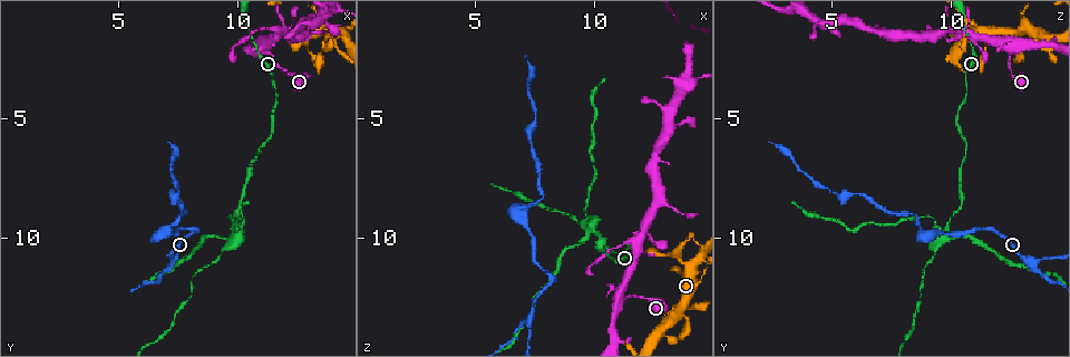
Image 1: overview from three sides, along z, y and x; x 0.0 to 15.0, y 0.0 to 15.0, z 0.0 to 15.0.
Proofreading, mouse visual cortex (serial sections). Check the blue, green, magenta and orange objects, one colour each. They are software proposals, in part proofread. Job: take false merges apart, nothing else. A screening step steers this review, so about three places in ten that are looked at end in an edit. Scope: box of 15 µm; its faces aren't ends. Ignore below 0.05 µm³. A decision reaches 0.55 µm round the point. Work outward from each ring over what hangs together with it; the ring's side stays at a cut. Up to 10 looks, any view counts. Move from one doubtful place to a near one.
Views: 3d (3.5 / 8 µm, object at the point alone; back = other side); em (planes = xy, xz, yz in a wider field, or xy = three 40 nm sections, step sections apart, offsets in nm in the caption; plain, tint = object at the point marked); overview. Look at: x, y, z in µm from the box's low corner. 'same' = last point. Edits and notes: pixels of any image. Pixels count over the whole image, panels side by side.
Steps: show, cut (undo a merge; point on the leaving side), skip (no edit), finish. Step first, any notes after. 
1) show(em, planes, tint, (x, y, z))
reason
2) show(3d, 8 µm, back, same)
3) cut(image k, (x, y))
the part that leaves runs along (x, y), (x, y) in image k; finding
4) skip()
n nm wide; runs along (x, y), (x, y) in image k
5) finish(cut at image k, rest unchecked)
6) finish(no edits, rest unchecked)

show(3d, 3.5 µm, back, (13.5, 1.3, 10.9))
sudden change in width

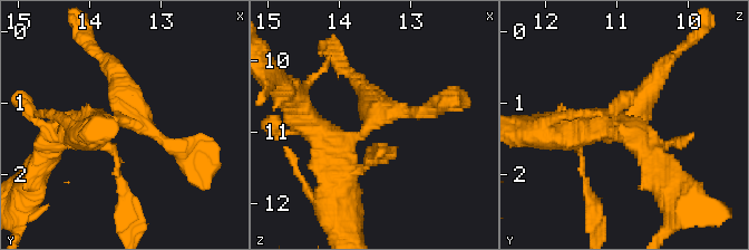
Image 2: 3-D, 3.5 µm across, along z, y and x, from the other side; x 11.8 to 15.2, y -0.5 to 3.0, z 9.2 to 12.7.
show(em, xy, step 2, tint, (13.65, 1.25, 10.95))
4 arms; arms of 200, 300, 400, 500 nm

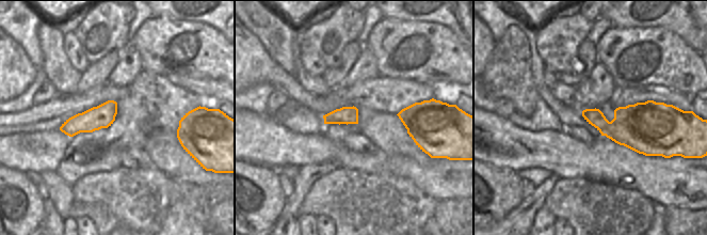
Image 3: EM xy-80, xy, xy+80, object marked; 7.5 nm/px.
skip()
runs along (342, 188), (342, 144), (383, 111), (425, 111) in image 2; all the same cell

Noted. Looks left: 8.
show(3d, 3.5 µm, (9.9, 9.9, 9.6))
four or more arms meet

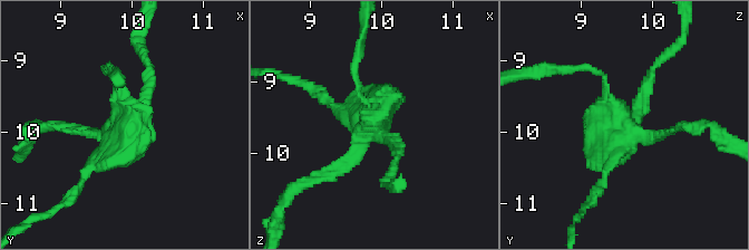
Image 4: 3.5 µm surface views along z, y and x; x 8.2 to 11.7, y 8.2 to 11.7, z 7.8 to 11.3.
show(em, xy, step 5, tint, (9.95, 9.85, 9.60))
4 arms; arms of 100, 100, 150, 250 nm

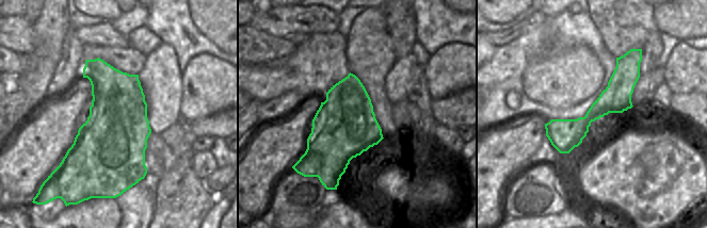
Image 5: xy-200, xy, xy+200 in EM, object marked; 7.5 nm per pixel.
show(em, xy, step 1, tint, same)
cut it another way

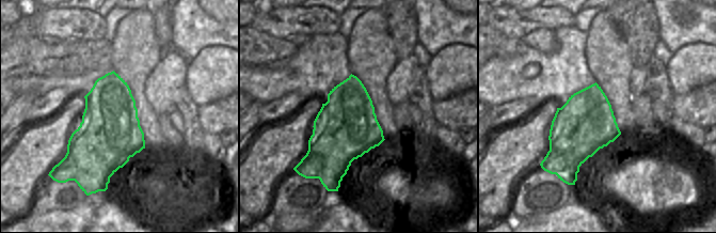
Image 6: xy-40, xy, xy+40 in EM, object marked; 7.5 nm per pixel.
cut(image 4, (372, 95))
two cells meet here

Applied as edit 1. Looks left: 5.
show(3d, 3.5 µm, (8.1, 9.6, 11.7))
sharp bend

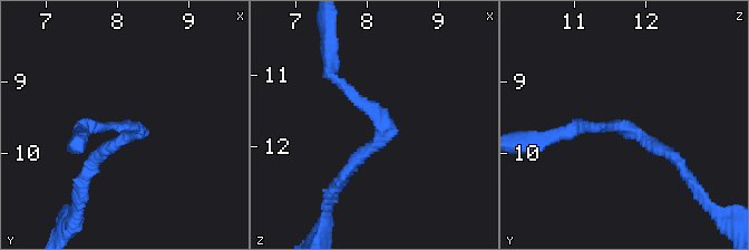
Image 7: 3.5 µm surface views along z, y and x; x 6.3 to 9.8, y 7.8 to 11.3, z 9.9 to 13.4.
show(em, planes, tint, (8.20, 9.60, 11.75))

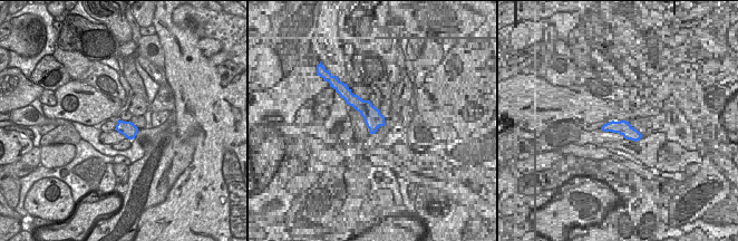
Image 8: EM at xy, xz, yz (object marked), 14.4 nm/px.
skip()
220 nm wide; runs along (678, 161), (626, 126), (572, 130) in image 7; all the same cell

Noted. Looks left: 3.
show(3d, 3.5 µm, (7.2, 11.1, 13.4))
two arms in line, one across

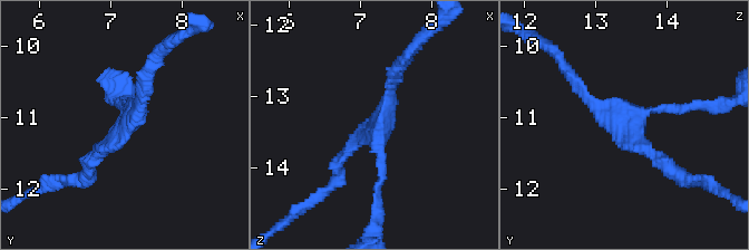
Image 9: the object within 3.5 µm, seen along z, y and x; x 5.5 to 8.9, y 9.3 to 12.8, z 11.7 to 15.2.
show(em, xy, step 1, tint, (7.30, 11.10, 13.40))
3 arms; arms of 150, 150, 200 nm

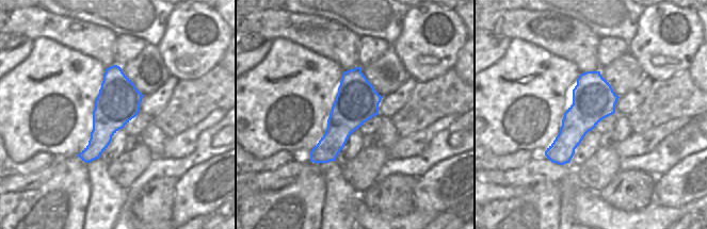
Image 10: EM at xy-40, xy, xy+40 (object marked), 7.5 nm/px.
skip()
runs along (571, 77), (665, 163) in image 9; all the same cell

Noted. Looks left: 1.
finish(cut at image 4, rest unchecked)

